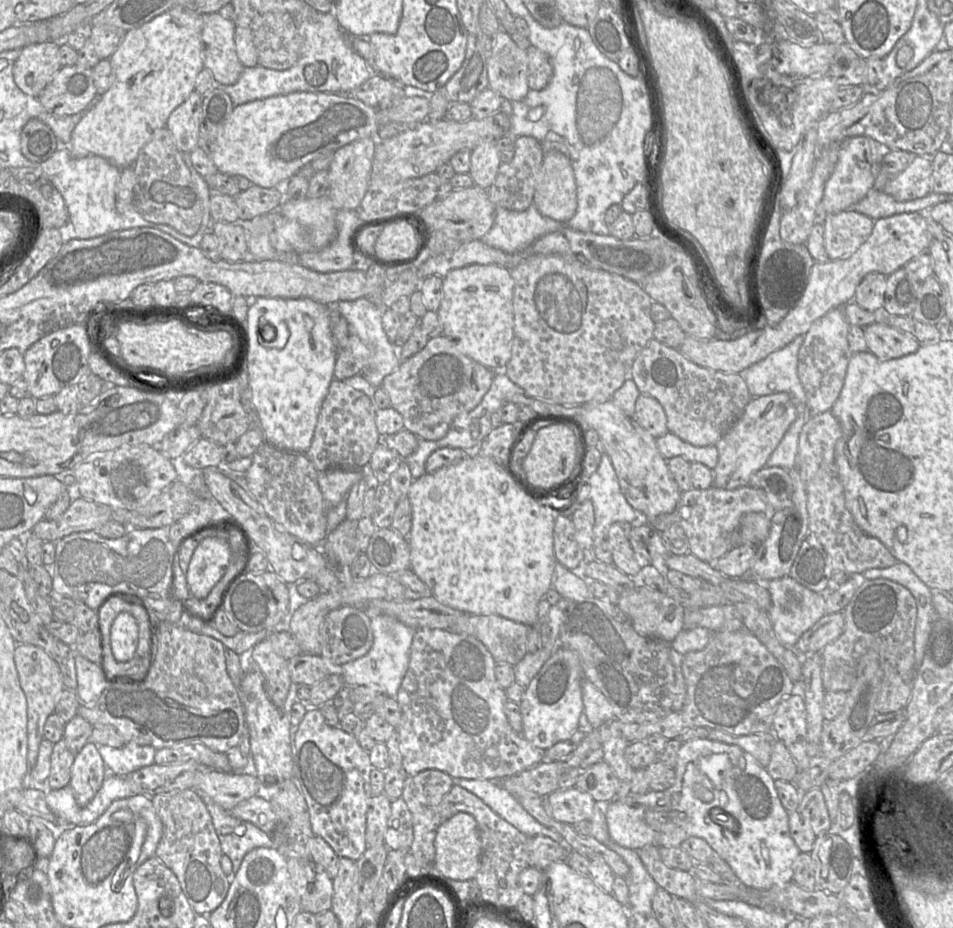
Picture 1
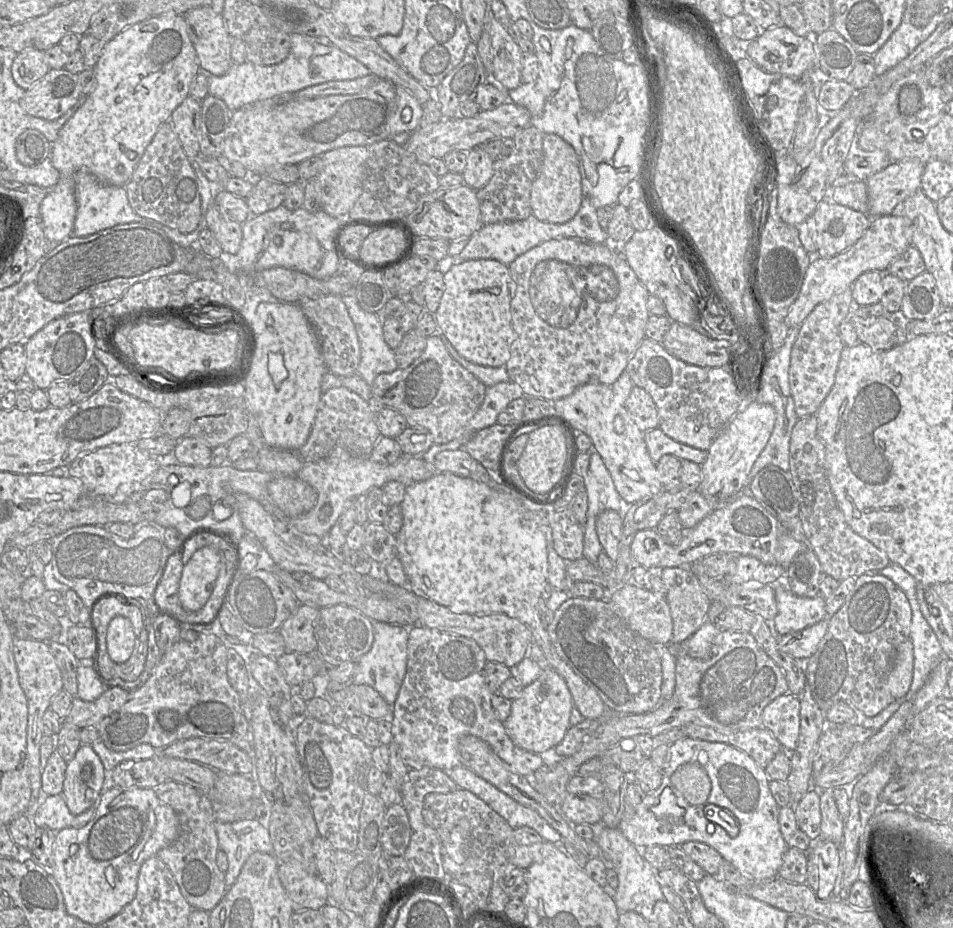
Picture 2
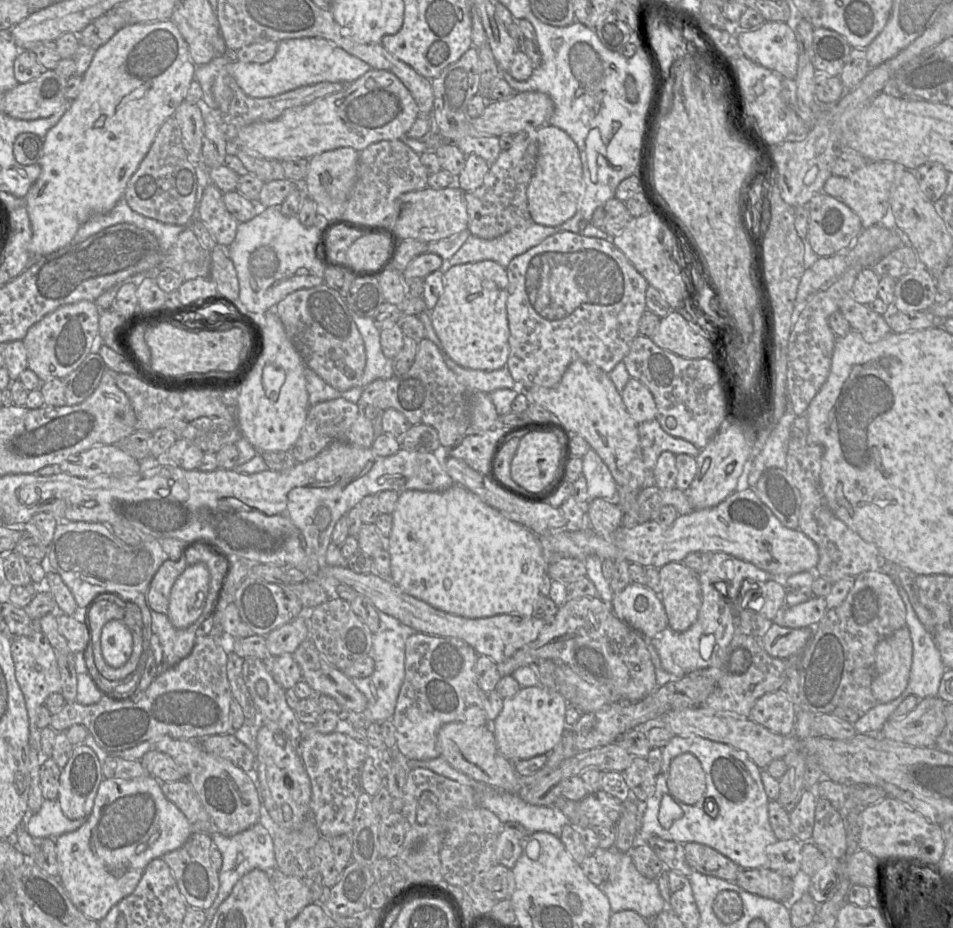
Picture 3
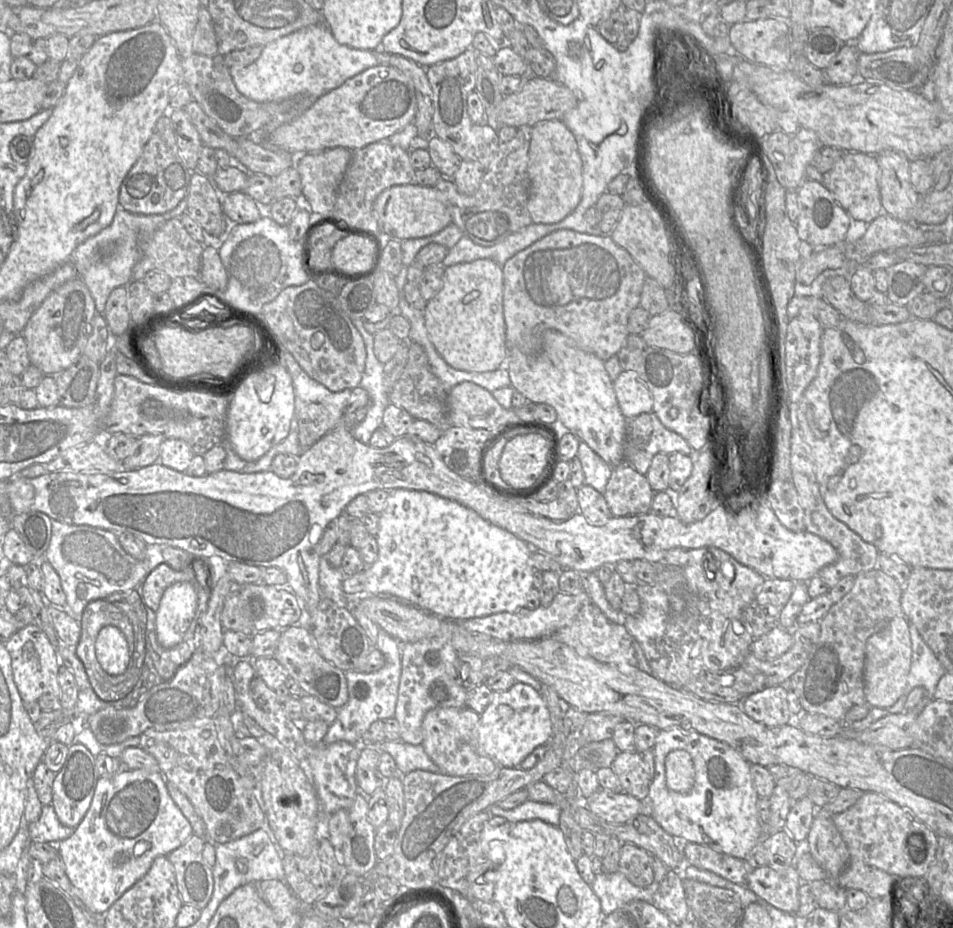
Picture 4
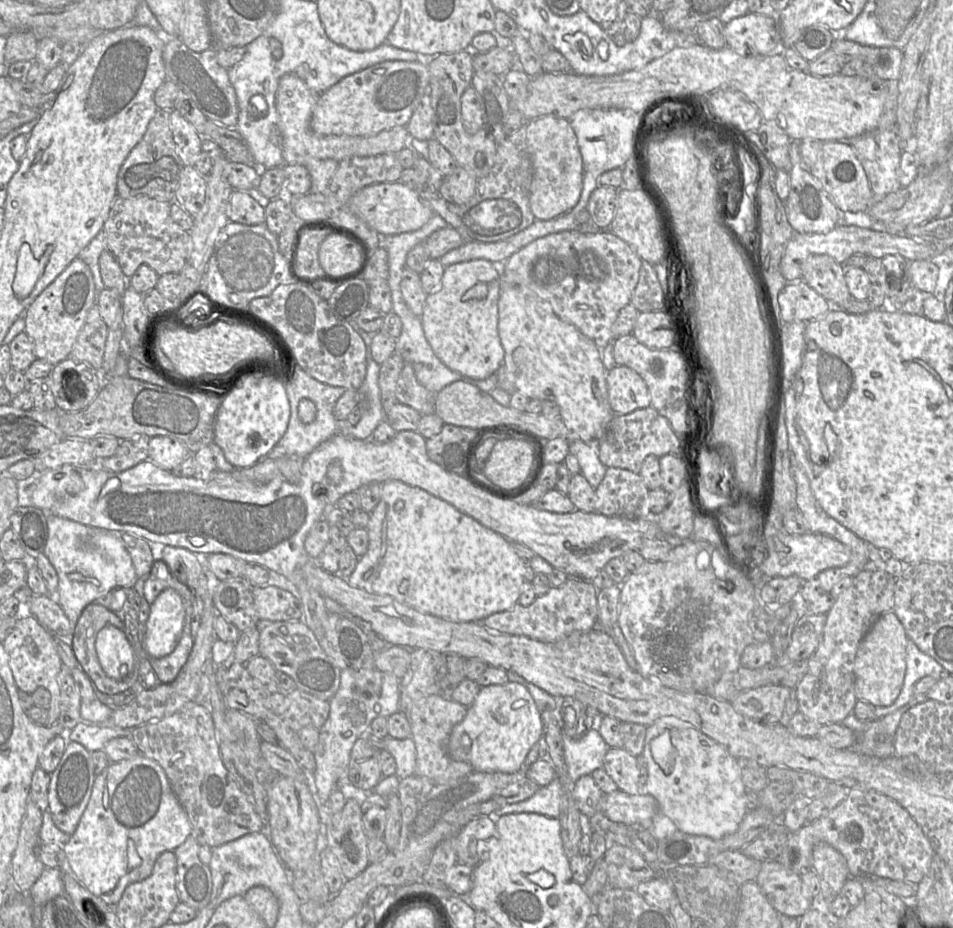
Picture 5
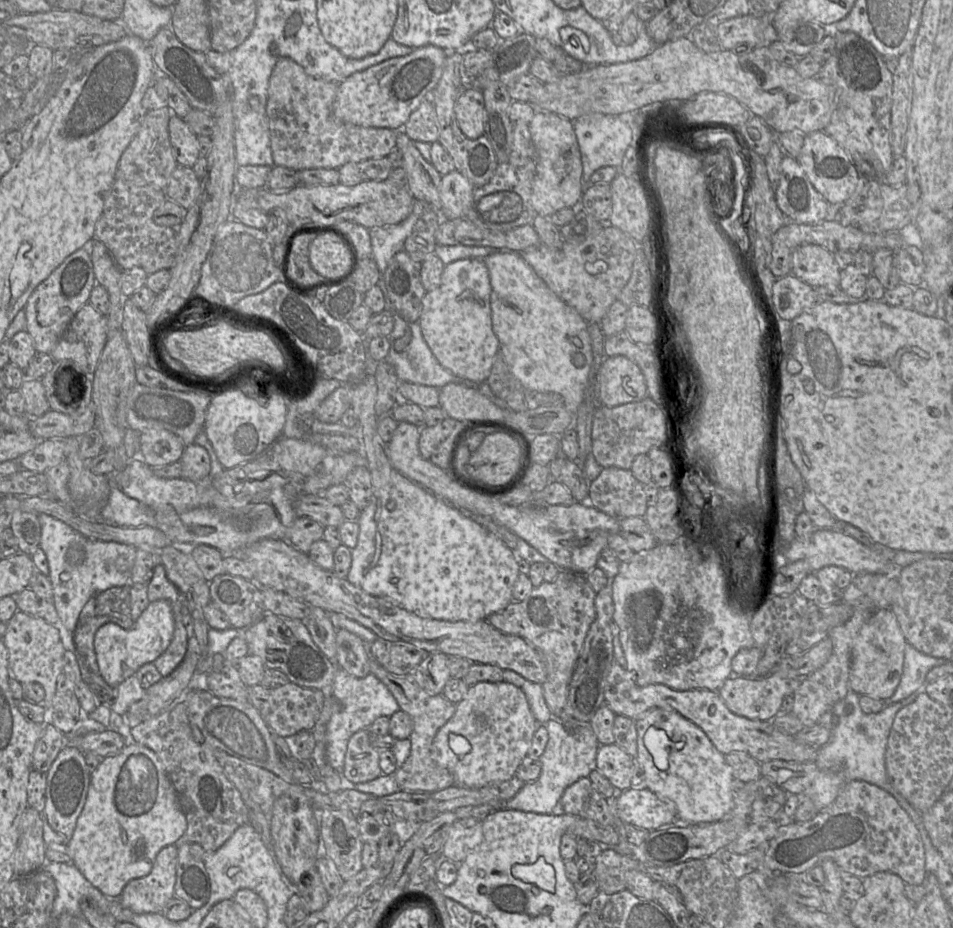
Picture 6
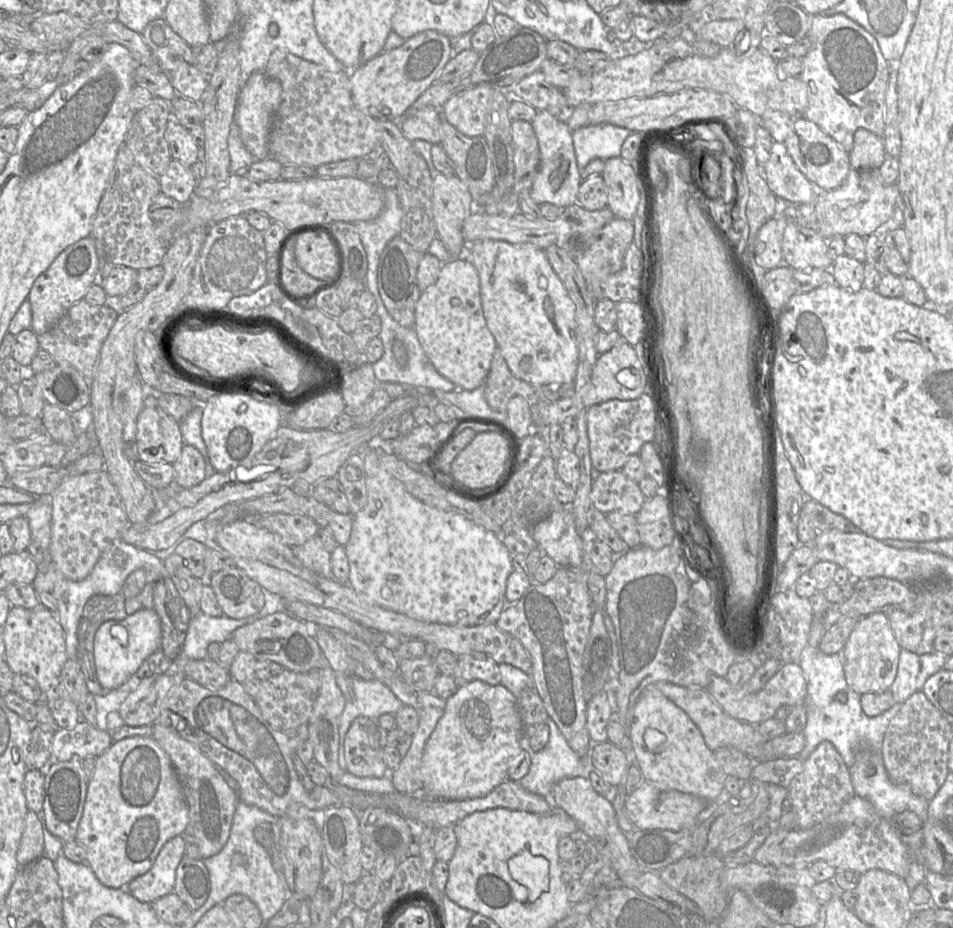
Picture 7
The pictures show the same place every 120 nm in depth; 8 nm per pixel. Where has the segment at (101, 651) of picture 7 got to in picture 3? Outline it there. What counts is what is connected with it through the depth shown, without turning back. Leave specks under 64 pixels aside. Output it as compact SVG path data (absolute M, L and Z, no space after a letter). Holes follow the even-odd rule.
M201 563L187 566L178 576L170 592L166 613L175 628L187 628L201 615L209 582L209 570ZM110 620L102 628L101 651L106 663L113 668L122 667L130 658L132 635L120 620Z

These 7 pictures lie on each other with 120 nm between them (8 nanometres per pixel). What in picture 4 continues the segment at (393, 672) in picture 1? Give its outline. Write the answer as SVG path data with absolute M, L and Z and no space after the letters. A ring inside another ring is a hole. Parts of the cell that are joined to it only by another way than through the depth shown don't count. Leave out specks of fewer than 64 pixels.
M380 629L375 647L384 655L385 665L373 673L353 670L345 672L349 698L347 703L337 710L337 717L329 725L322 743L331 744L343 740L359 745L361 735L368 731L371 723L394 717L402 670L402 645Z

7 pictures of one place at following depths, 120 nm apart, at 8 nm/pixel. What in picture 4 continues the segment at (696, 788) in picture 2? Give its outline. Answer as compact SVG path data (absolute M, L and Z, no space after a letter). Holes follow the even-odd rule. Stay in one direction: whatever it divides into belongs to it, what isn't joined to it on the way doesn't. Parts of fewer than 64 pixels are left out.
M685 750L670 752L665 760L666 784L668 789L686 794L695 781L695 769L690 754Z

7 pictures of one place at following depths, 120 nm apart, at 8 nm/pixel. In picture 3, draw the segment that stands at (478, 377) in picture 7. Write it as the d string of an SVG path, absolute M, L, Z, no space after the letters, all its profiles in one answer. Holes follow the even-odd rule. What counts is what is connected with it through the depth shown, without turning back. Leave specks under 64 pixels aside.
M491 260L449 265L444 262L439 269L443 273L443 292L430 311L432 326L447 354L459 365L478 370L495 370L506 366L509 356L509 326L506 302L508 276L506 268Z

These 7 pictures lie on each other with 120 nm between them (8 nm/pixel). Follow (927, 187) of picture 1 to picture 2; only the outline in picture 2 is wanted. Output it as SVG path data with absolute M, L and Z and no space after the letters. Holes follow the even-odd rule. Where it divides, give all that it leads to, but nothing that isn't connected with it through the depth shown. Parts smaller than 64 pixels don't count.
M918 160L892 162L865 181L868 193L868 216L891 215L905 199L921 189L924 165Z

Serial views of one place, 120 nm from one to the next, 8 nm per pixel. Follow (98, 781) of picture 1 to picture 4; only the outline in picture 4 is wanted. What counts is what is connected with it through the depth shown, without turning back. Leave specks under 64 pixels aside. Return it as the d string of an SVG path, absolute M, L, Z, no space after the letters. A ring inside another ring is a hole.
M71 744L65 763L56 773L52 789L52 806L63 825L76 828L82 821L90 807L99 777L95 756L83 744Z

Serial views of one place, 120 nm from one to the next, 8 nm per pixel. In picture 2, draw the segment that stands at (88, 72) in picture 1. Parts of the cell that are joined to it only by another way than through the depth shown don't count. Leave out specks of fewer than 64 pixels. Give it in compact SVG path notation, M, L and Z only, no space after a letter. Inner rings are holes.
M65 68L50 69L42 79L25 91L20 106L28 115L54 121L71 109L81 95L82 85L78 74L71 73Z

